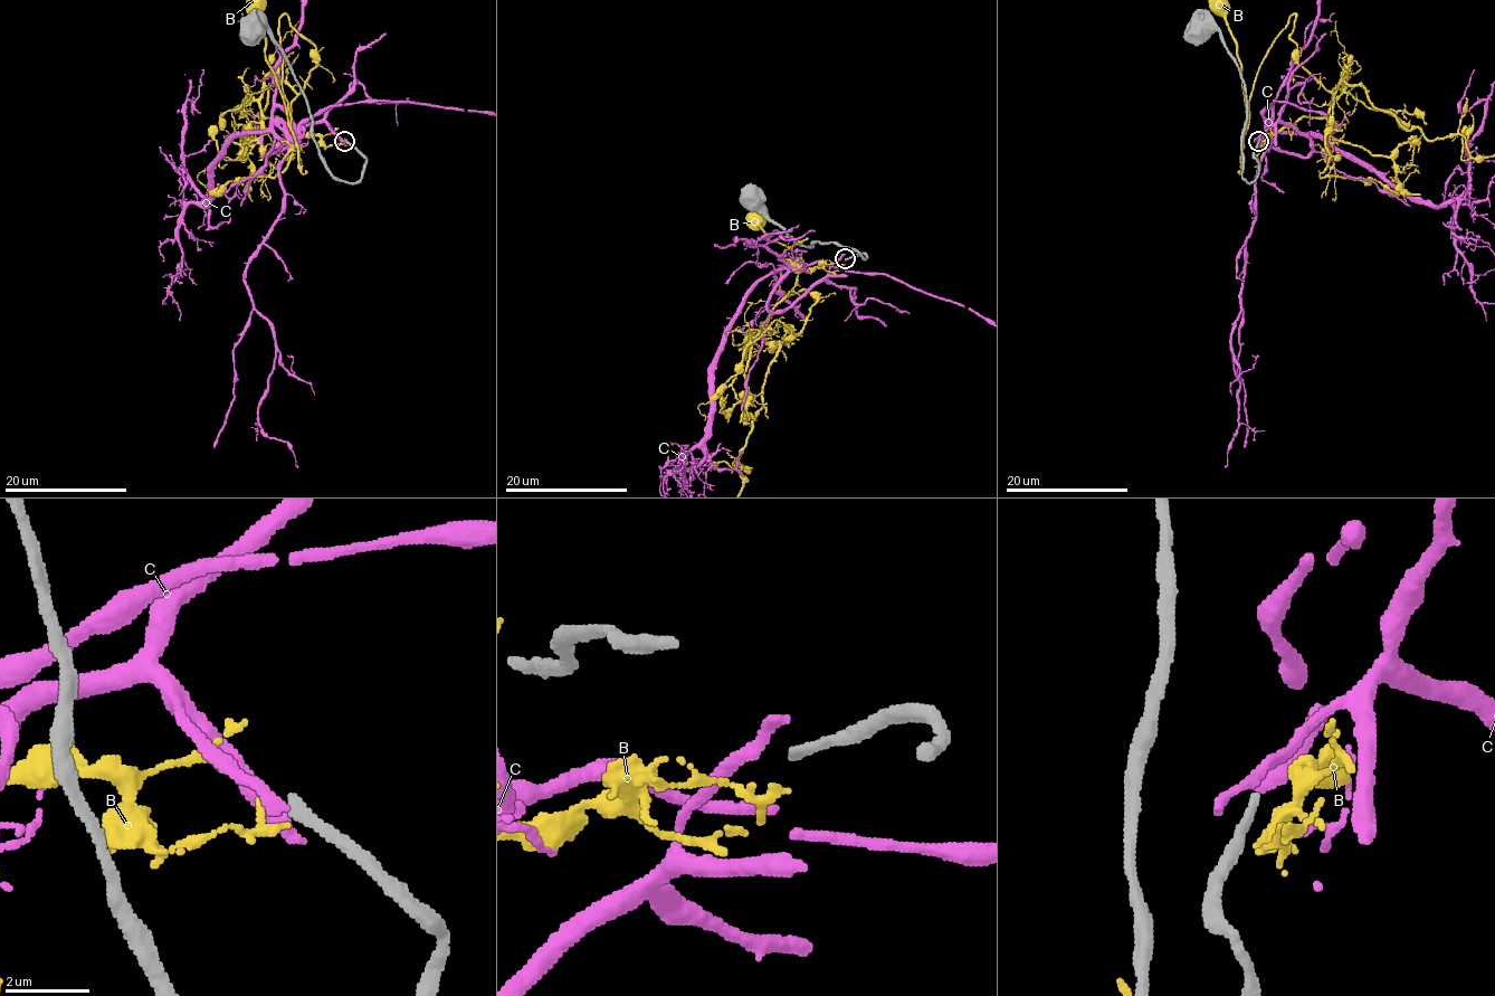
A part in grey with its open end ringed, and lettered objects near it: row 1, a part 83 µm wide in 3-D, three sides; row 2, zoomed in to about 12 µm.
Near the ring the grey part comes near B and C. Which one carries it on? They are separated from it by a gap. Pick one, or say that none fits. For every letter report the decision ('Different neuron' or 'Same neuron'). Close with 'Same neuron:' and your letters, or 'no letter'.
B: Different neuron
C: Same neuron
Same neuron: C

